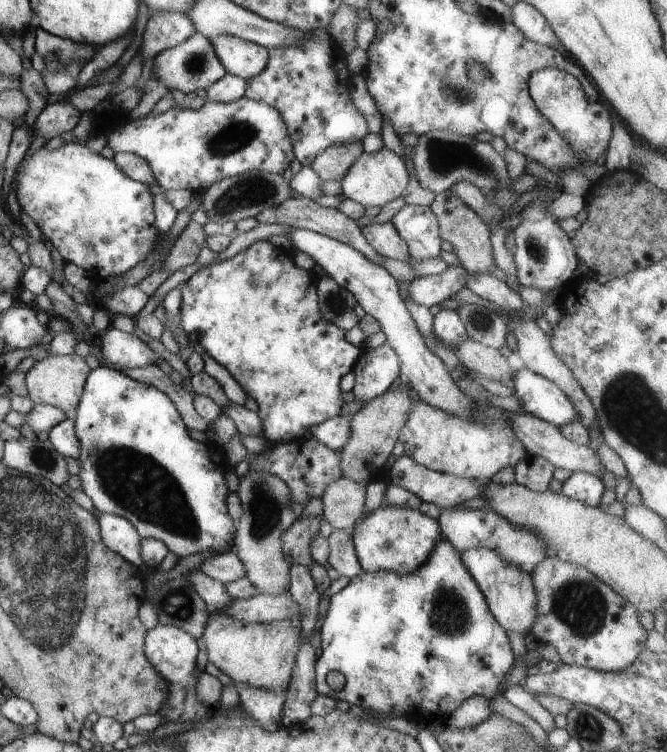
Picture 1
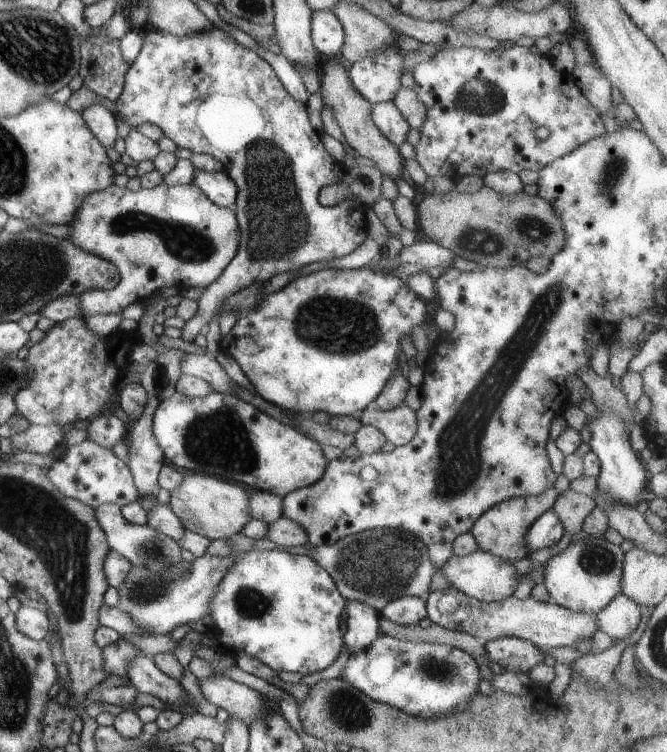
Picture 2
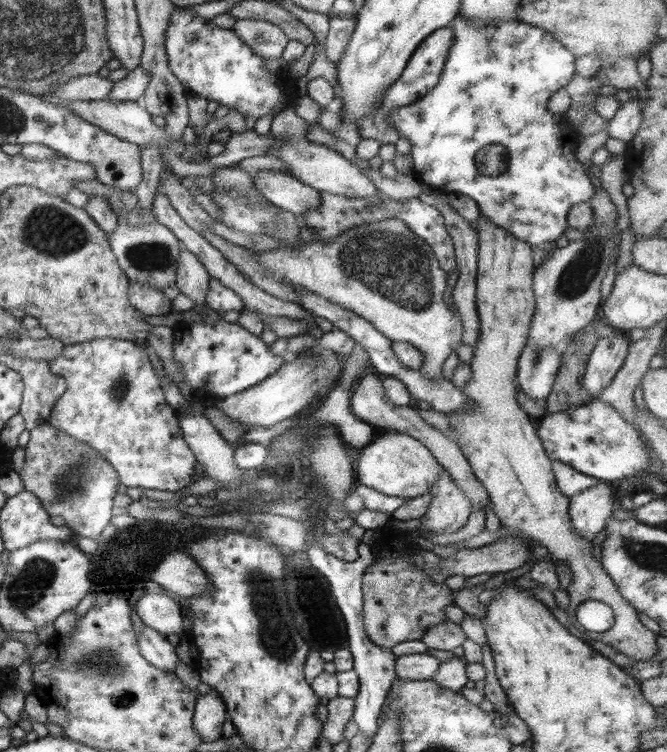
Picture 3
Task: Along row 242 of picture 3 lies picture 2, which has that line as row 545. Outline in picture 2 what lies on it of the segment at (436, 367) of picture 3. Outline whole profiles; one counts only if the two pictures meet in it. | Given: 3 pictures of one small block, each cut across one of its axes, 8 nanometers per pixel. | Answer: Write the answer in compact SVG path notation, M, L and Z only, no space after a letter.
M366 530L346 536L336 544L310 545L307 556L330 574L346 601L362 602L377 612L396 598L425 599L437 570L430 562L426 544L414 534L402 530Z

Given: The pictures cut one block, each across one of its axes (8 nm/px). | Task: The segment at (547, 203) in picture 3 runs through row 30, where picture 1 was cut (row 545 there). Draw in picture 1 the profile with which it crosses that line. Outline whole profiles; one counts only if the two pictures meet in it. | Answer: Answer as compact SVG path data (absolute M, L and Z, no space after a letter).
M458 505L441 509L437 521L444 538L450 541L459 553L478 547L490 549L498 553L508 565L517 566L528 574L534 572L539 562L550 557L547 556L547 548L538 533L528 527L516 526L501 514L495 513L490 507L469 509L464 505Z

